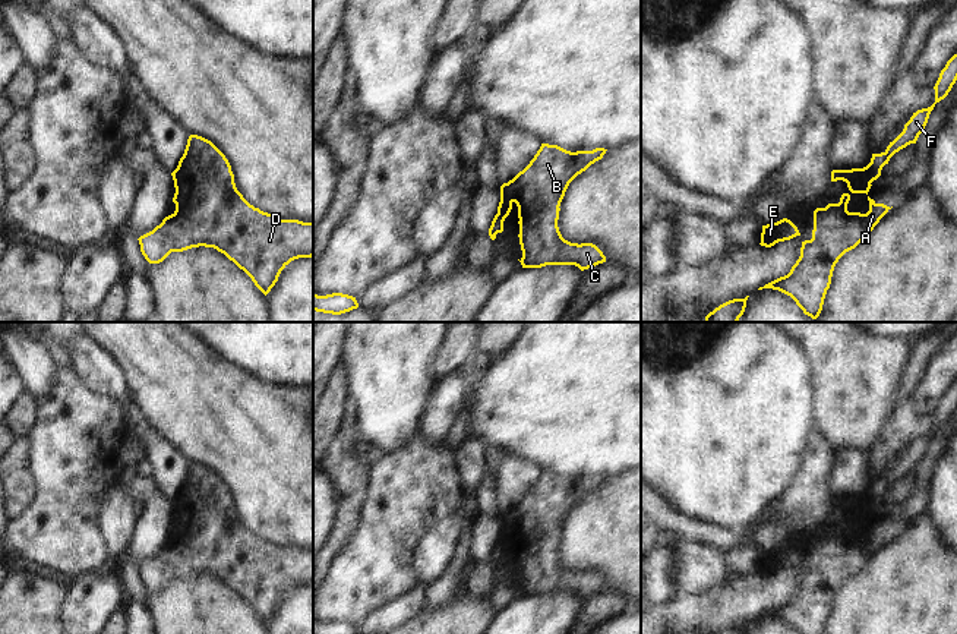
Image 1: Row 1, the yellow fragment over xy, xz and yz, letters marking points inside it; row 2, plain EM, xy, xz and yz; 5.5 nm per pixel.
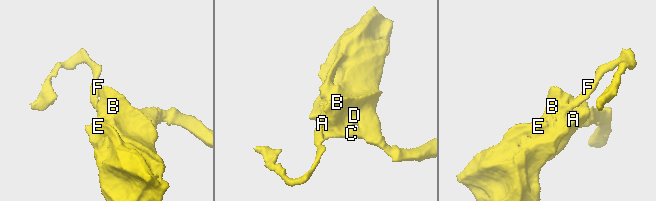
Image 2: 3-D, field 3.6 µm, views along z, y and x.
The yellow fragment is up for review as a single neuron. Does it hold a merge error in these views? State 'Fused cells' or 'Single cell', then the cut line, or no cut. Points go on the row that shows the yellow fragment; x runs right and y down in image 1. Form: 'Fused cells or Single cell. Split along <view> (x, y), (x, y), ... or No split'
Fused cells. Split along yz (849, 170), (846, 182).

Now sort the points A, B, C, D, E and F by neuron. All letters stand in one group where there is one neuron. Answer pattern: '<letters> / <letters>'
A B C D E / F

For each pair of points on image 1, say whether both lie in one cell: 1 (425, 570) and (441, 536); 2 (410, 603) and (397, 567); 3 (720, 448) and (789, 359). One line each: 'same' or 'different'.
1: same
2: different
3: same

